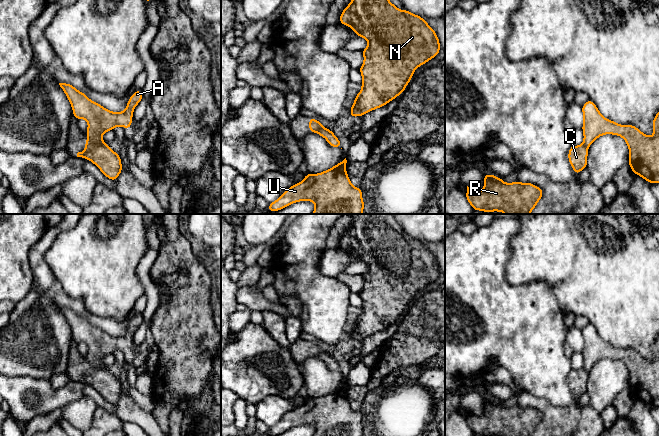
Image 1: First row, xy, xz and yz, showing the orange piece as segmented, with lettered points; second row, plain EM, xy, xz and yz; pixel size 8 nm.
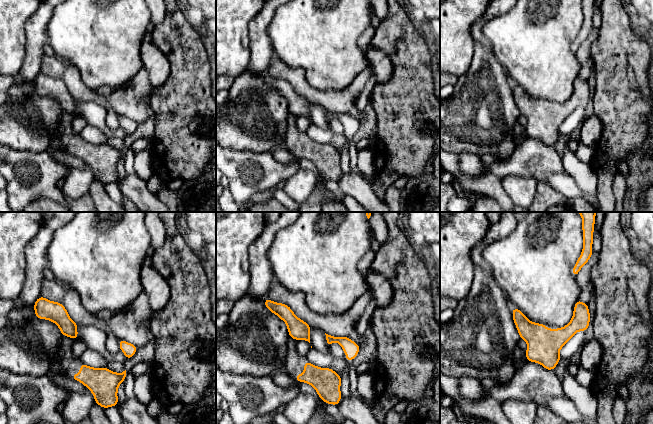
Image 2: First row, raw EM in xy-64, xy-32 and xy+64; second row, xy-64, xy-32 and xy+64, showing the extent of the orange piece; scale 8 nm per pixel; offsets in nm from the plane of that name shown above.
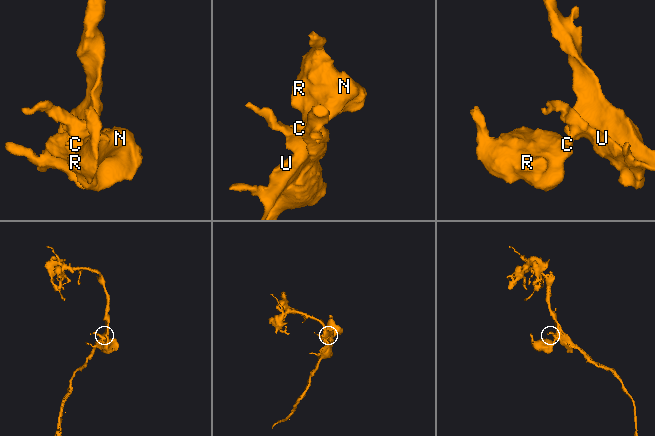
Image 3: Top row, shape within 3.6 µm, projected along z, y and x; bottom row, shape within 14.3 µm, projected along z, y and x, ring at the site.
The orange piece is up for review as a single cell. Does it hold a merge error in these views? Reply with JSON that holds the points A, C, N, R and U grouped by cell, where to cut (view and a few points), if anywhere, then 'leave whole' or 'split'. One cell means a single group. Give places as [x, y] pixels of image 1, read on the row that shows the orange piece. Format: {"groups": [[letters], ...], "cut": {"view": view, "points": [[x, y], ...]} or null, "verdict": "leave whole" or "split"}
{"groups": [["A", "U"], ["C", "N", "R"]], "cut": {"view": "xy", "points": [[88, 137], [92, 141], [104, 145]]}, "verdict": "split"}

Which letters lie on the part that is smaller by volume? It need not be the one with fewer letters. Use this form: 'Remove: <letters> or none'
Remove: C, N, R

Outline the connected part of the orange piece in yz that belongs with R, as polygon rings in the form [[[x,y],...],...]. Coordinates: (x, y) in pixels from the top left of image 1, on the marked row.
[[[491,174],[484,175],[484,188],[480,192],[467,186],[465,194],[473,210],[505,214],[530,214],[542,195],[542,188],[532,183],[505,183]]]

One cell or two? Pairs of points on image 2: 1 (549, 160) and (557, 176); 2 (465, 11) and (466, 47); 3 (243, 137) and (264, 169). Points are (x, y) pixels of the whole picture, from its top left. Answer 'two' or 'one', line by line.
1: one
2: one
3: two

